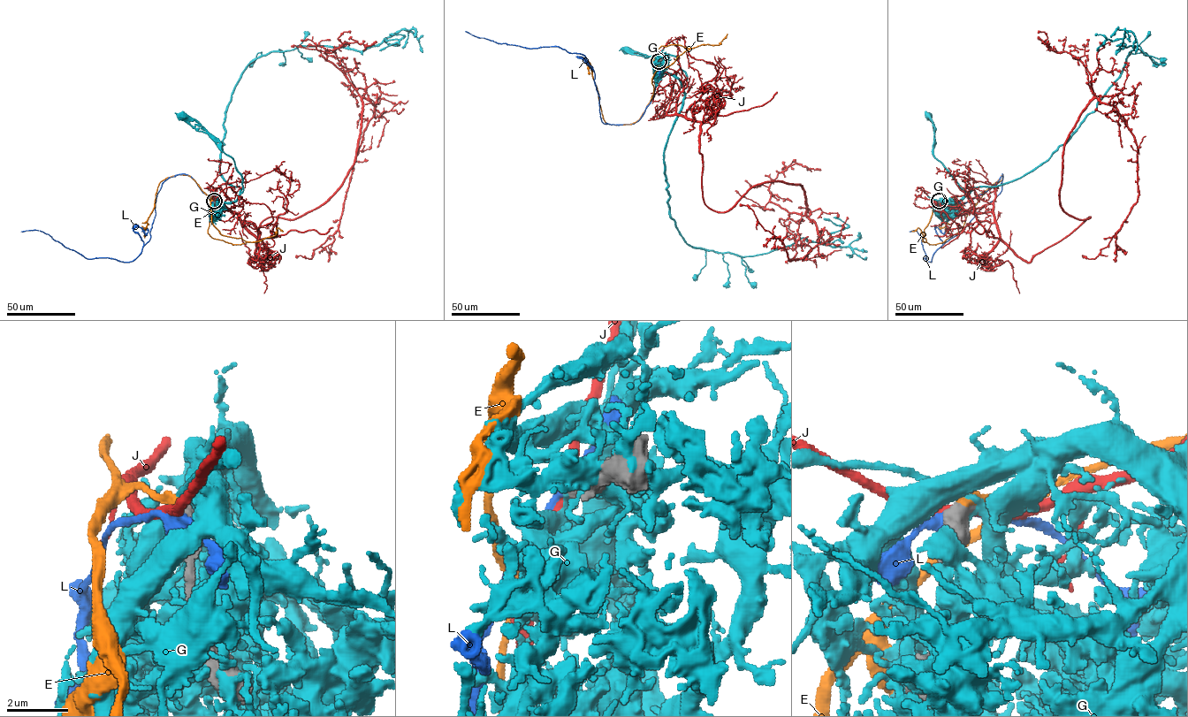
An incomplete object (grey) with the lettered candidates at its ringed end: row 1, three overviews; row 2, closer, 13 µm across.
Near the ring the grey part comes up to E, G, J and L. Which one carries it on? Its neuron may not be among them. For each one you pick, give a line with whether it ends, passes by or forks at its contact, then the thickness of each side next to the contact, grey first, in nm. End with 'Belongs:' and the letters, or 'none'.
E: it ends | 650/280 nm
Belongs: E

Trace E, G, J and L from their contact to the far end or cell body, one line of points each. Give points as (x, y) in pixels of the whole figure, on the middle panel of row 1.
E: (658, 61), (661, 46), (690, 49), (654, 73), (650, 102), (632, 124), (605, 121), (591, 67), (589, 73)
G: (658, 61), (663, 71), (672, 73), (685, 88), (686, 73), (674, 56), (643, 57), (627, 50)
J: (658, 61), (667, 114), (701, 123), (704, 202), (799, 184), (819, 240), (790, 261), (739, 204)
L: (658, 60), (653, 96), (641, 118), (605, 124), (594, 71), (582, 54), (498, 43), (465, 31)

